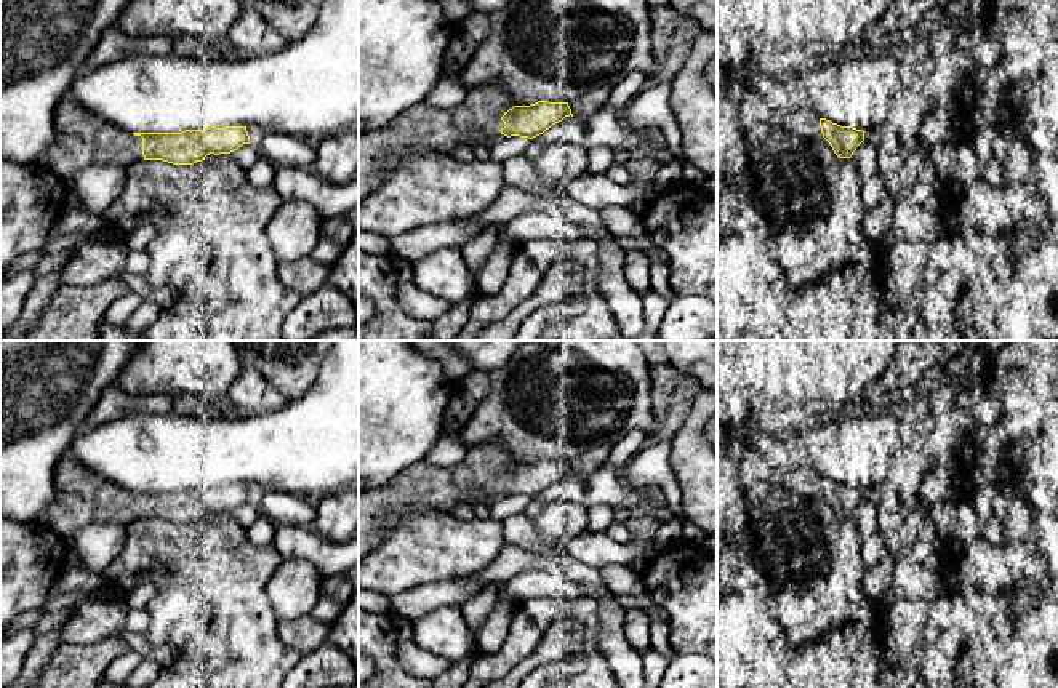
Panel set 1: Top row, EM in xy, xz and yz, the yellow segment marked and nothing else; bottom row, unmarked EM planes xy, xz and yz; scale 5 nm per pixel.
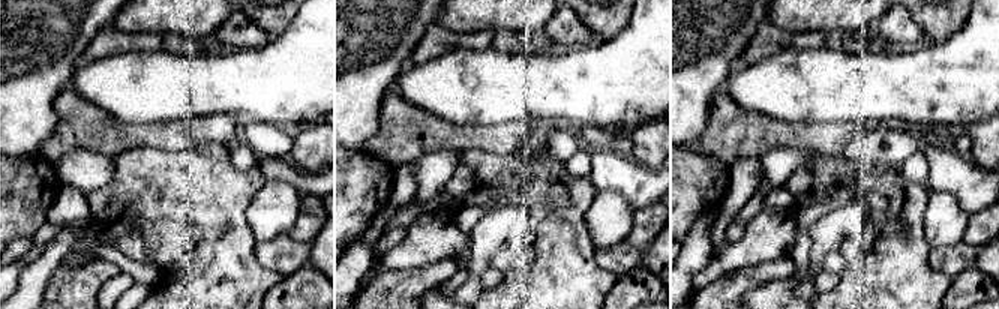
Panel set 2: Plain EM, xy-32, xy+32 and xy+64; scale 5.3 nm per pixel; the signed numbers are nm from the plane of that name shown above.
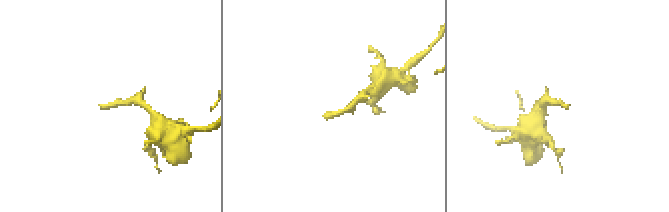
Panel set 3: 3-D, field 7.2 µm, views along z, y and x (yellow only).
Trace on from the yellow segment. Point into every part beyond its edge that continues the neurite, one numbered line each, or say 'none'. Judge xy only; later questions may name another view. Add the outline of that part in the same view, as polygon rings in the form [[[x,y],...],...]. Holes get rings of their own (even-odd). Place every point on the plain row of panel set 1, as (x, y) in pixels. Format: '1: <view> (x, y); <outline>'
1: xy (82, 496); [[[70,451],[61,456],[54,480],[54,499],[40,512],[37,523],[62,539],[90,523],[130,525],[144,518],[141,494],[83,467]]]

